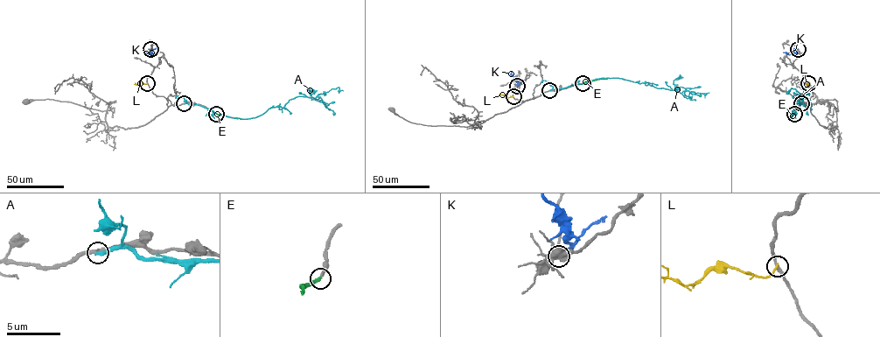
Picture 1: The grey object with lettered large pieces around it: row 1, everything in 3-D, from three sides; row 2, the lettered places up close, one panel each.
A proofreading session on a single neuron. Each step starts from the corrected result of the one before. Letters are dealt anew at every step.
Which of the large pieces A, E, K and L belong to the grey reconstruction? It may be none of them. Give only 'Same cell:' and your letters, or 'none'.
Same cell: E

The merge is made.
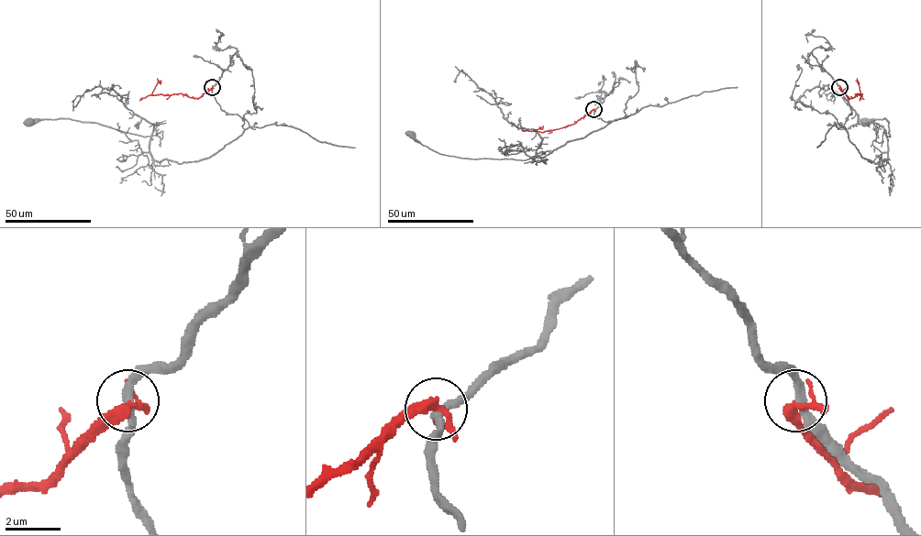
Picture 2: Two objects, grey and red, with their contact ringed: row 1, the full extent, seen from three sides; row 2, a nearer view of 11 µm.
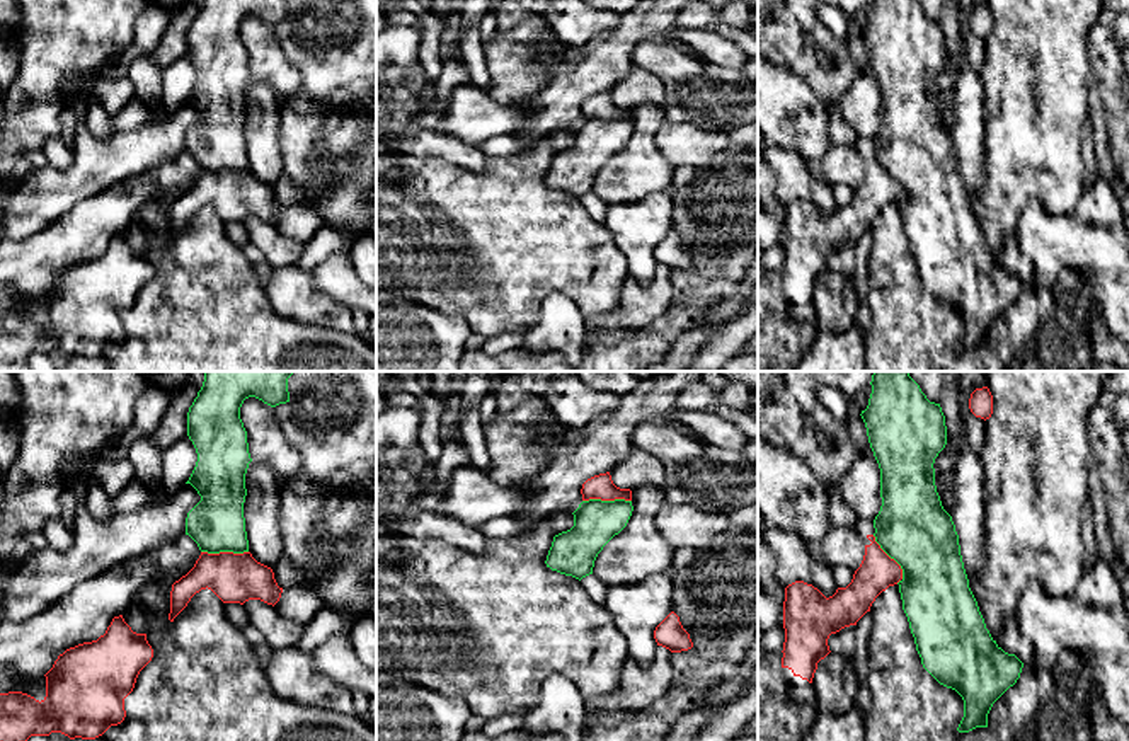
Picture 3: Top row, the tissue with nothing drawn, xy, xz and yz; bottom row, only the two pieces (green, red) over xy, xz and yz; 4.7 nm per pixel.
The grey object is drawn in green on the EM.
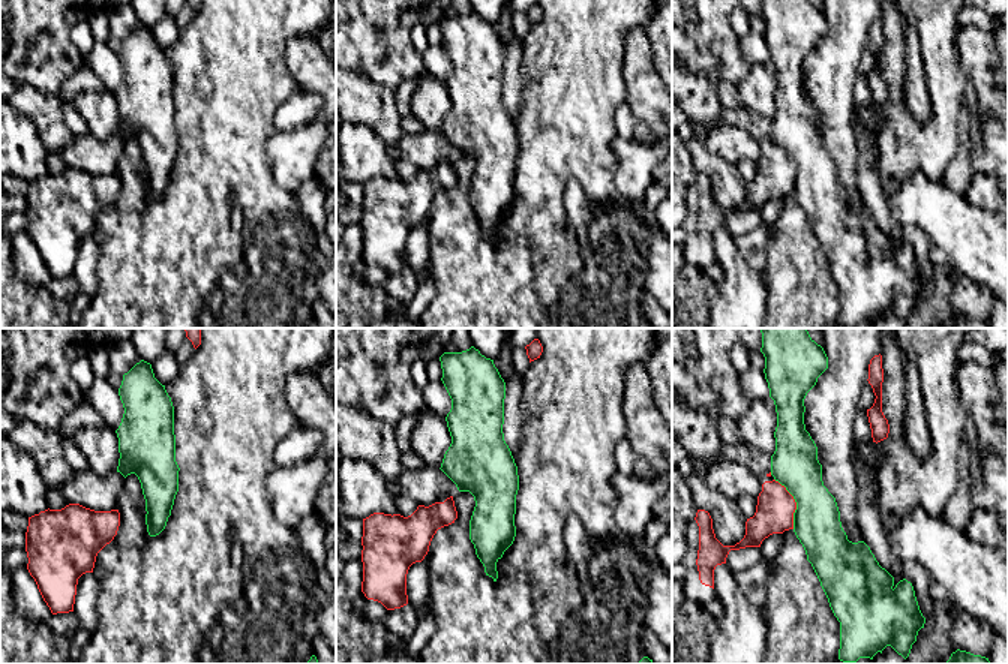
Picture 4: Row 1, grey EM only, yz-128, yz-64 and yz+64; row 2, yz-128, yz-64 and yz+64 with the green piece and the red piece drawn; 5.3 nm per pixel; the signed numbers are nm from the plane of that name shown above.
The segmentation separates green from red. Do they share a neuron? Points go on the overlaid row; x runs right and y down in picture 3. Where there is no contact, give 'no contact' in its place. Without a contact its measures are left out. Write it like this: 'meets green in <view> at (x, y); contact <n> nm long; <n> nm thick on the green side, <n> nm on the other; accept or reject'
meets green in yz at (893, 557); contact 260 nm long; 340 nm thick on the green side, 180 nm on the other; reject

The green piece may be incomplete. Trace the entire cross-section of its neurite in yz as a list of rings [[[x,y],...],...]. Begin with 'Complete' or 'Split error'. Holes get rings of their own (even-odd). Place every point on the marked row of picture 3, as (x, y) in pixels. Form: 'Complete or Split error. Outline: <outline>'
Complete. Outline: [[[875,371],[868,405],[862,411],[880,468],[882,506],[874,520],[875,542],[903,569],[899,593],[923,668],[964,700],[959,732],[988,727],[993,704],[1017,683],[1023,663],[1005,652],[986,629],[969,588],[959,535],[935,485],[935,458],[947,445],[945,416],[908,371]]]

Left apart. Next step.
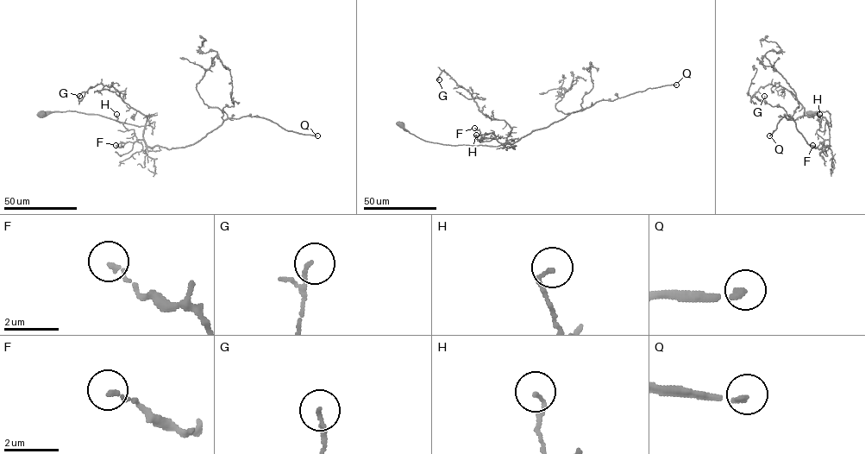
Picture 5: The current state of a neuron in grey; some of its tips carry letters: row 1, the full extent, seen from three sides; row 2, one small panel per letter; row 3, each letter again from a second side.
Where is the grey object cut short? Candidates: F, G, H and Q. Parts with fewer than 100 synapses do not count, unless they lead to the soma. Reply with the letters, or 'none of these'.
Q

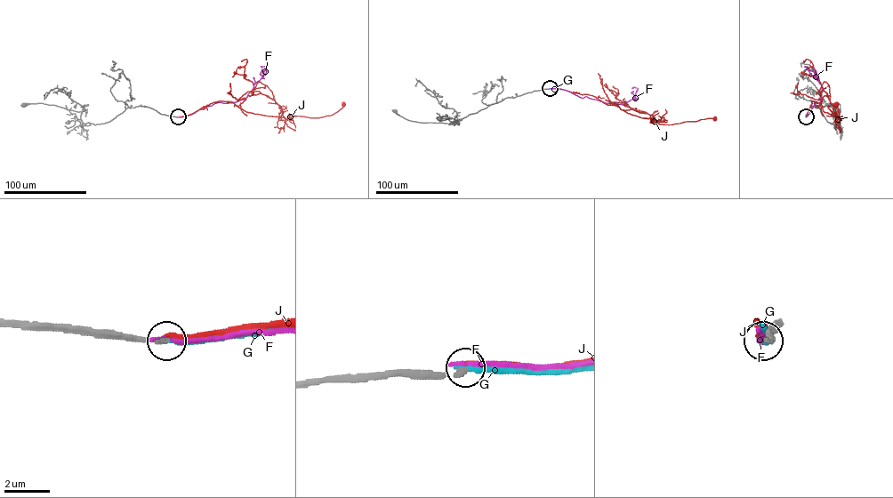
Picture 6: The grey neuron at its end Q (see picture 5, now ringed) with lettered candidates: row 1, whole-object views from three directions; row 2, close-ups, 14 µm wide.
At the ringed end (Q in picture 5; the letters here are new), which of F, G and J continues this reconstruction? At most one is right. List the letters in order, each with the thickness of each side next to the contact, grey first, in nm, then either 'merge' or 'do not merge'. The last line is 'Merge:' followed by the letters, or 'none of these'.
F: 160 nm thick on the grey side, 200 nm on the other; do not merge
G: 180 nm thick on the grey side, 240 nm on the other; merge
J: 160 nm thick on the grey side, 280 nm on the other; do not merge
Merge: G

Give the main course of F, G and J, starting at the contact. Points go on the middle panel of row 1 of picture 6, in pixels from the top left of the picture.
F: (550, 88), (566, 90), (582, 98), (585, 96), (623, 105), (635, 100), (638, 88), (631, 88)
G: (550, 88), (563, 89)
J: (550, 88), (593, 96), (627, 113), (655, 119), (657, 124), (671, 124), (715, 118)

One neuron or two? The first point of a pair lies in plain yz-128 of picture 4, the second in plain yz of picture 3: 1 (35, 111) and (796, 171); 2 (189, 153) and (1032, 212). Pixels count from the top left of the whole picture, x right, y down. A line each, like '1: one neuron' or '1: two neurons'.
1: two neurons
2: two neurons

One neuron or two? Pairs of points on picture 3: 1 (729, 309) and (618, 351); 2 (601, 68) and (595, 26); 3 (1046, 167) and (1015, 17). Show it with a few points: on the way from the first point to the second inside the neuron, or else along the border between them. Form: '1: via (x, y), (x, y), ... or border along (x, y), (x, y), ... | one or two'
1: border along (734, 293), (721, 300), (702, 321) | two
2: border along (622, 17), (613, 29), (598, 34), (579, 50) | two
3: via (1036, 130), (1036, 55) | one

